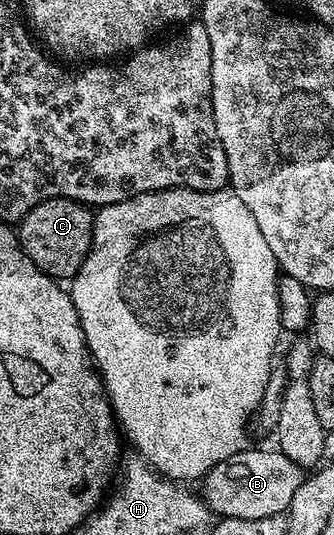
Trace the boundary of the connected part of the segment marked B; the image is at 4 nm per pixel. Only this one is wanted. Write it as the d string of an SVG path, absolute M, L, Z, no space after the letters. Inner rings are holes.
M242 449L233 454L229 463L229 467L218 467L217 471L210 469L203 476L205 483L205 492L203 498L205 506L213 512L214 516L221 517L224 511L229 511L226 519L240 519L242 515L262 515L263 517L271 517L272 515L285 515L291 499L295 491L303 480L303 469L295 461L291 461L291 457L287 457L280 449L272 449L273 451L249 451L250 449Z

